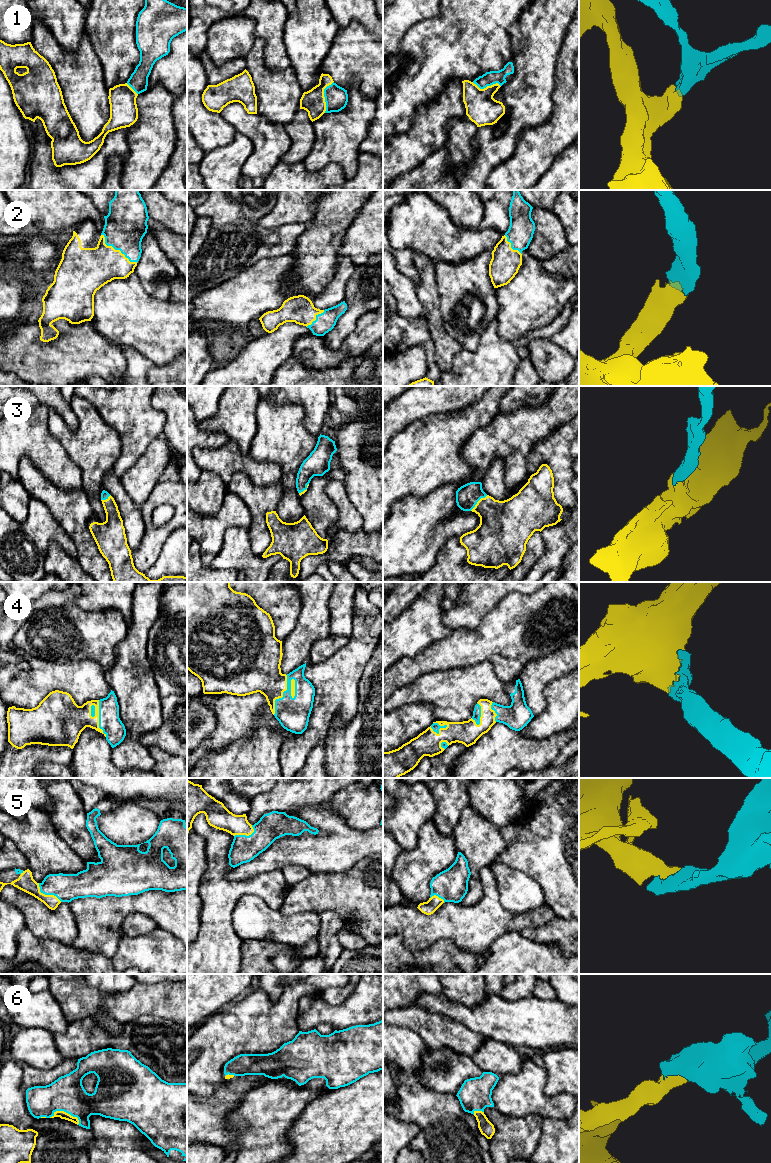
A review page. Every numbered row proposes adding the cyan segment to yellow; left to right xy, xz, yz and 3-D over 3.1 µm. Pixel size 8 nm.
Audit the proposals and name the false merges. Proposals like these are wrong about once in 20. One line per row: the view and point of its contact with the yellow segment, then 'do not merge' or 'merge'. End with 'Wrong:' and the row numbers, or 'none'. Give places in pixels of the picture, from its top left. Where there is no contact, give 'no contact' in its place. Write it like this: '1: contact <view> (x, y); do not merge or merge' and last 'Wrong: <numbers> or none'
1: contact xz (323, 96); merge
2: contact xy (117, 250); merge
3: contact yz (478, 501); merge
4: contact xz (282, 696); merge
5: contact xy (47, 895); merge
6: contact xy (65, 1112); merge
Wrong: none

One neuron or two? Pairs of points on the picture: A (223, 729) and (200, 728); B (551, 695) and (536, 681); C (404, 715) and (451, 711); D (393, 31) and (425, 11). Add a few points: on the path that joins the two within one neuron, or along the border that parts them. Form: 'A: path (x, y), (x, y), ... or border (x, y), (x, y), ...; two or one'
A: border (210, 706), (216, 717), (216, 728), (198, 746); two
B: border (565, 675), (544, 689), (546, 707), (542, 711); two
C: border (410, 704), (429, 703), (433, 707), (434, 721); two
D: path (401, 23), (413, 11), (417, 11); one

